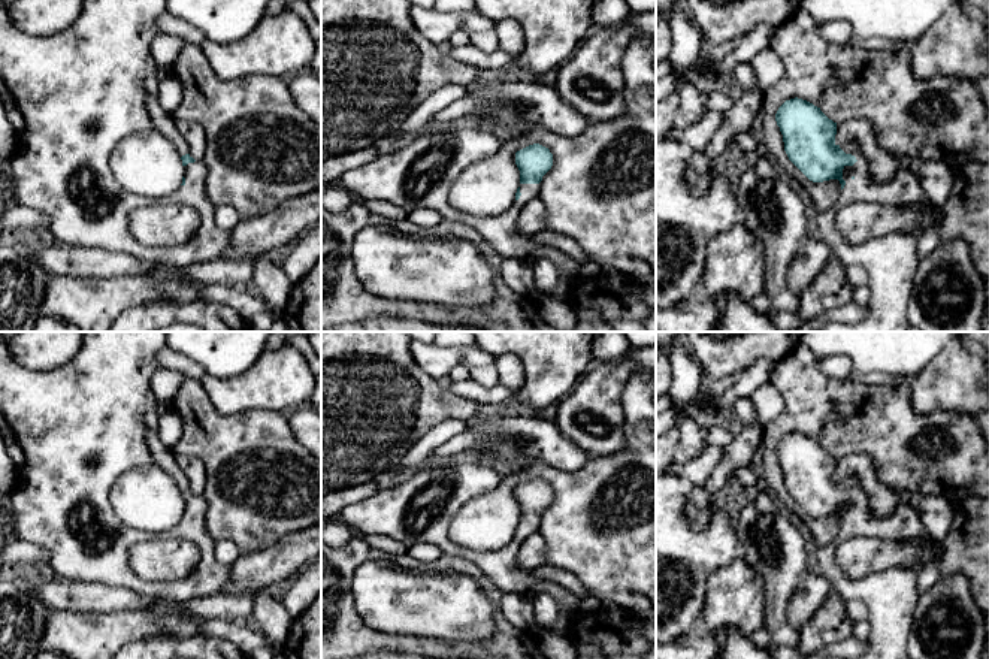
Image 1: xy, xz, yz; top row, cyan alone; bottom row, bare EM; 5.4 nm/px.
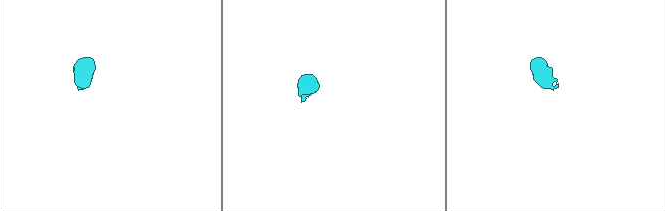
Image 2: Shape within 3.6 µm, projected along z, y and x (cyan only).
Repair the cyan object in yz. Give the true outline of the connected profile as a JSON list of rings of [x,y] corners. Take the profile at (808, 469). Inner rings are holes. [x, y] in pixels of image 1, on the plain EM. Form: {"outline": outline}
{"outline": [[[802,433],[786,435],[775,448],[789,495],[813,517],[838,514],[837,541],[874,536],[889,541],[923,539],[928,532],[917,510],[896,505],[887,517],[874,517],[856,475],[835,478],[837,457]]]}

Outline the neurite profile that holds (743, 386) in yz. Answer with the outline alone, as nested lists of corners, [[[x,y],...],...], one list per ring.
[[[760,359],[735,377],[731,387],[723,395],[707,397],[701,392],[695,403],[701,409],[716,406],[719,409],[731,411],[738,399],[751,397],[756,389],[766,384],[777,365],[777,362]]]

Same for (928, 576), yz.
[[[935,541],[932,562],[929,565],[926,565],[922,571],[919,571],[919,575],[917,575],[919,595],[928,592],[938,580],[938,577],[940,577],[940,569],[938,569],[940,557],[941,557],[941,548],[938,545],[938,541]]]

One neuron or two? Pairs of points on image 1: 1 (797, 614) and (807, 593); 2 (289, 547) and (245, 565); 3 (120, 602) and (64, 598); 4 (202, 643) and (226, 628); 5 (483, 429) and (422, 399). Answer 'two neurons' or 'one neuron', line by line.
1: one neuron
2: one neuron
3: one neuron
4: two neurons
5: two neurons

